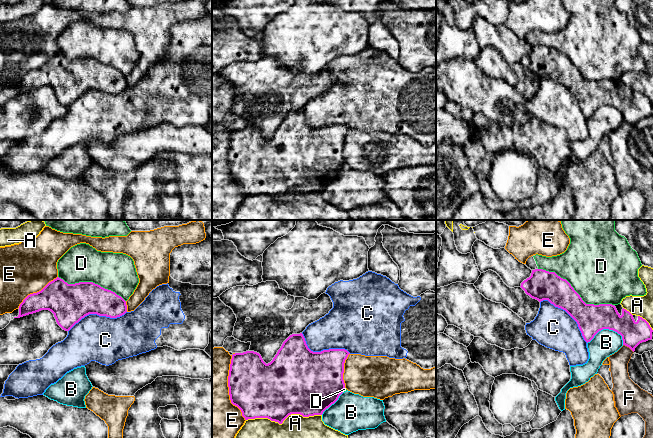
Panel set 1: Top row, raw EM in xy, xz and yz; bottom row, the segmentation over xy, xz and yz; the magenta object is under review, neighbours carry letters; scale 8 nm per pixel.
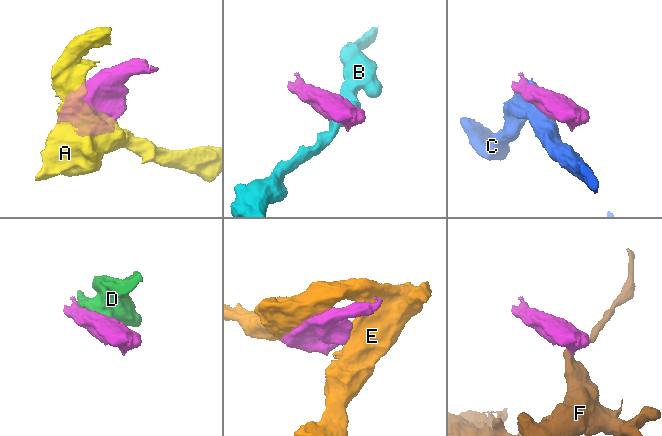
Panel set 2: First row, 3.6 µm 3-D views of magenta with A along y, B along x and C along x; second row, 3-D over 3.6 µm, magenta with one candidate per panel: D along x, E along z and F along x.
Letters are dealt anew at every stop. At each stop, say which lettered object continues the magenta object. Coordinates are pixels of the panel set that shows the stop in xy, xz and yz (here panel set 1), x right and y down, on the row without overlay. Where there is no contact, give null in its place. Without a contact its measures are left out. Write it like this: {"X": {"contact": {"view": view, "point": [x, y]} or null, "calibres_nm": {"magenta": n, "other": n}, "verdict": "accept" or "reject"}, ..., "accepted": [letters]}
{"A": {"contact": {"view": "xz", "point": [283, 196]}, "calibres_nm": {"magenta": 460, "other": 440}, "verdict": "reject"}, "B": {"contact": {"view": "yz", "point": [606, 104]}, "calibres_nm": {"magenta": 240, "other": 220}, "verdict": "reject"}, "C": {"contact": {"view": "xy", "point": [97, 90]}, "calibres_nm": {"magenta": 320, "other": 380}, "verdict": "reject"}, "D": {"contact": {"view": "yz", "point": [575, 67]}, "calibres_nm": {"magenta": 240, "other": 500}, "verdict": "reject"}, "E": {"contact": {"view": "xz", "point": [228, 162]}, "calibres_nm": {"magenta": 440, "other": 340}, "verdict": "reject"}, "F": {"contact": {"view": "yz", "point": [628, 122]}, "calibres_nm": {"magenta": 190, "other": 150}, "verdict": "reject"}, "accepted": []}

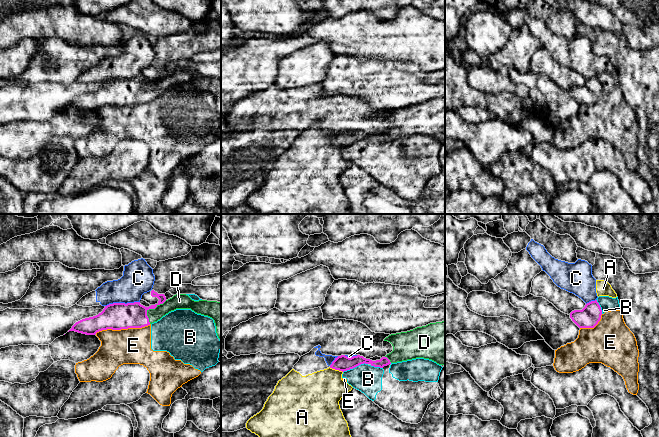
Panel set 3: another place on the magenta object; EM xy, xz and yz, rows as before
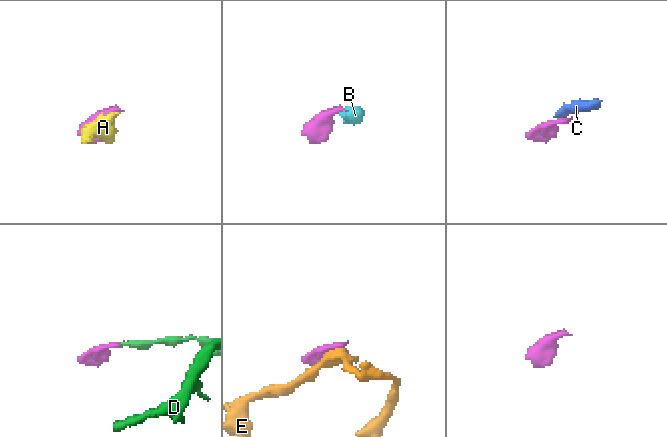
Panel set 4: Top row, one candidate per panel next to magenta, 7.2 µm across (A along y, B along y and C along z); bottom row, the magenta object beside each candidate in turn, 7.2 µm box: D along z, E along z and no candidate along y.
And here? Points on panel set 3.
{"A": {"contact": {"view": "xz", "point": [336, 145]}, "calibres_nm": {"magenta": 130, "other": 360}, "verdict": "reject"}, "B": {"contact": {"view": "xz", "point": [355, 142]}, "calibres_nm": {"magenta": 130, "other": 220}, "verdict": "reject"}, "C": {"contact": {"view": "xy", "point": [122, 79]}, "calibres_nm": {"magenta": 220, "other": 260}, "verdict": "reject"}, "D": {"contact": {"view": "xy", "point": [150, 84]}, "calibres_nm": {"magenta": 200, "other": 130}, "verdict": "accept"}, "E": {"contact": {"view": "xy", "point": [122, 104]}, "calibres_nm": {"magenta": 220, "other": 280}, "verdict": "reject"}, "accepted": ["D"]}

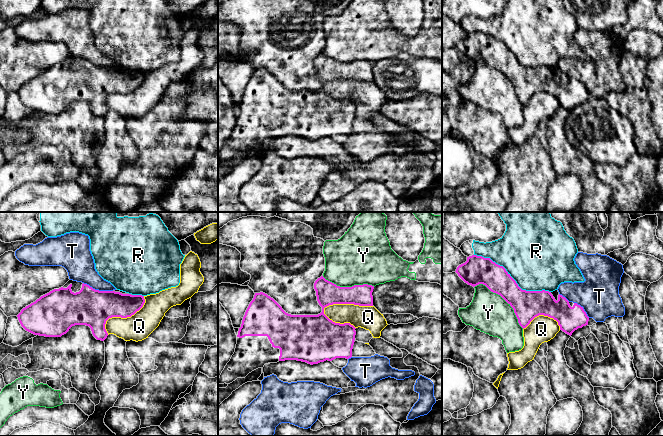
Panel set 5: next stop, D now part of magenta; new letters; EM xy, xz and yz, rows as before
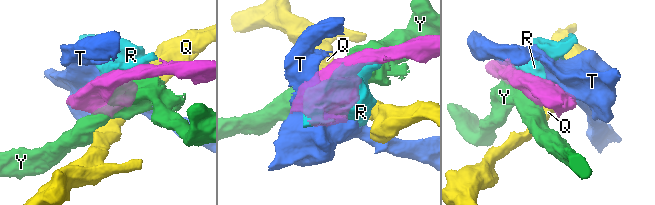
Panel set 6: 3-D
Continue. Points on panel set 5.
{"Q": {"contact": {"view": "xz", "point": [345, 79]}, "calibres_nm": {"magenta": 190, "other": 190}, "verdict": "reject"}, "R": {"contact": {"view": "yz", "point": [512, 54]}, "calibres_nm": {"magenta": 240, "other": 500}, "verdict": "reject"}, "T": {"contact": {"view": "xy", "point": [98, 66]}, "calibres_nm": {"magenta": 300, "other": 220}, "verdict": "reject"}, "Y": {"contact": {"view": "yz", "point": [503, 74]}, "calibres_nm": {"magenta": 240, "other": 320}, "verdict": "reject"}, "accepted": []}

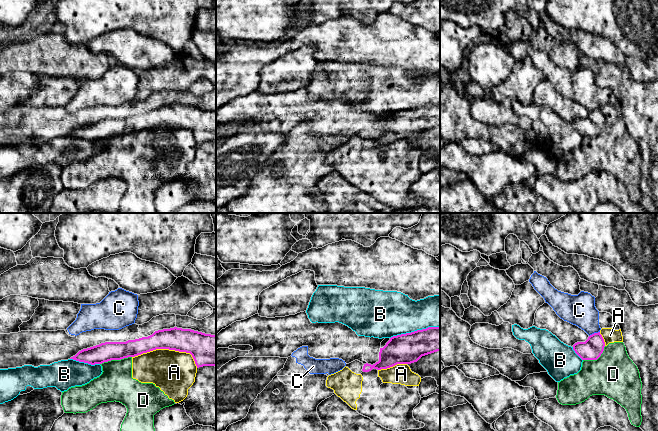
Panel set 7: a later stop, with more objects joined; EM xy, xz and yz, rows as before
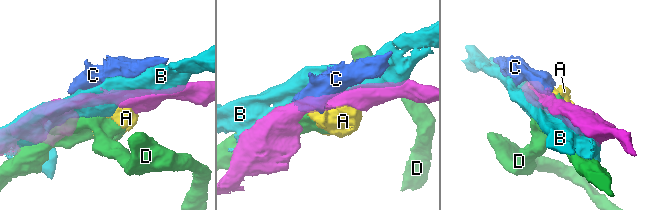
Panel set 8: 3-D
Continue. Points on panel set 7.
{"A": {"contact": {"view": "xy", "point": [168, 124]}, "calibres_nm": {"magenta": 200, "other": 340}, "verdict": "reject"}, "B": {"contact": {"view": "xz", "point": [414, 107]}, "calibres_nm": {"magenta": 240, "other": 360}, "verdict": "reject"}, "C": {"contact": {"view": "yz", "point": [594, 109]}, "calibres_nm": {"magenta": 170, "other": 240}, "verdict": "reject"}, "D": {"contact": {"view": "xy", "point": [115, 135]}, "calibres_nm": {"magenta": 160, "other": 280}, "verdict": "reject"}, "accepted": []}

